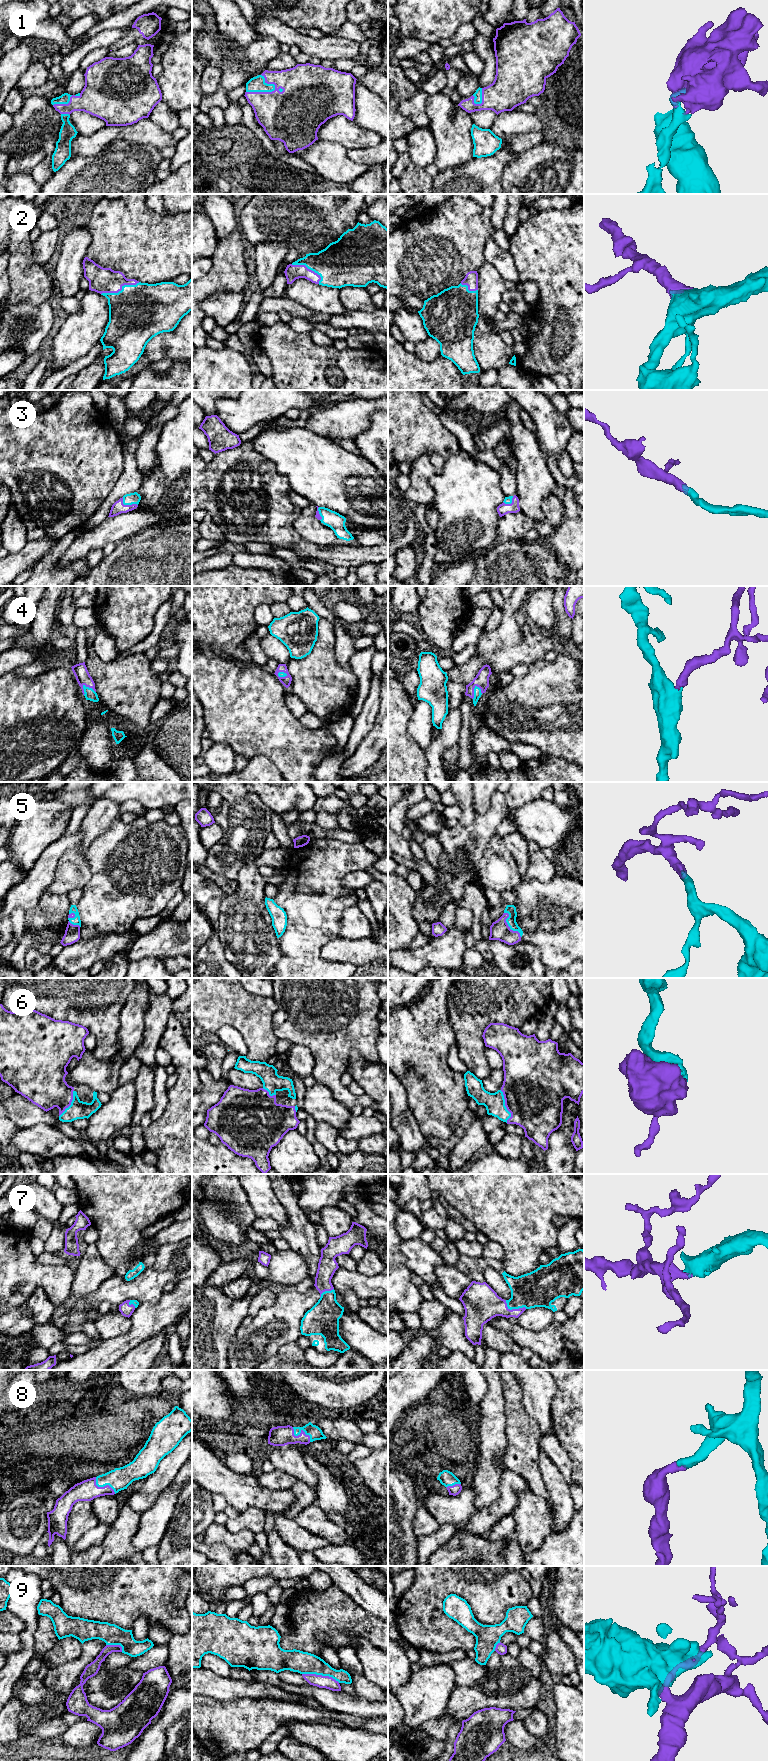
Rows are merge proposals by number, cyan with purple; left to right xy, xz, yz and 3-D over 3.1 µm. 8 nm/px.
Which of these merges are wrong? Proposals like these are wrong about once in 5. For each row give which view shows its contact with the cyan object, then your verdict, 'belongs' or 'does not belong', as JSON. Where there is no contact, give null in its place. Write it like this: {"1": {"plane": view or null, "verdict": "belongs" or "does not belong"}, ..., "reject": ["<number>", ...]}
{"1": {"plane": "xz", "verdict": "belongs"}, "2": {"plane": "xy", "verdict": "belongs"}, "3": {"plane": "xy", "verdict": "belongs"}, "4": {"plane": "yz", "verdict": "belongs"}, "5": {"plane": "yz", "verdict": "belongs"}, "6": {"plane": "yz", "verdict": "belongs"}, "7": {"plane": "yz", "verdict": "belongs"}, "8": {"plane": "xz", "verdict": "belongs"}, "9": {"plane": "xz", "verdict": "does not belong"}, "reject": ["9"]}

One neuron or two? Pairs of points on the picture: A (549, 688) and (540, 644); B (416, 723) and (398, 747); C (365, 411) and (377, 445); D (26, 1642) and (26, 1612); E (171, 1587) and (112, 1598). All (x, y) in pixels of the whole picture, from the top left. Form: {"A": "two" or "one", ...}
{"A": "two", "B": "two", "C": "two", "D": "one", "E": "one"}

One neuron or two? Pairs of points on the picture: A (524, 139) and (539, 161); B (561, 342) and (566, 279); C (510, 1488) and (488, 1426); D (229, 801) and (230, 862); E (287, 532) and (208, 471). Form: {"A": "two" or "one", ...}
{"A": "two", "B": "one", "C": "two", "D": "one", "E": "one"}

